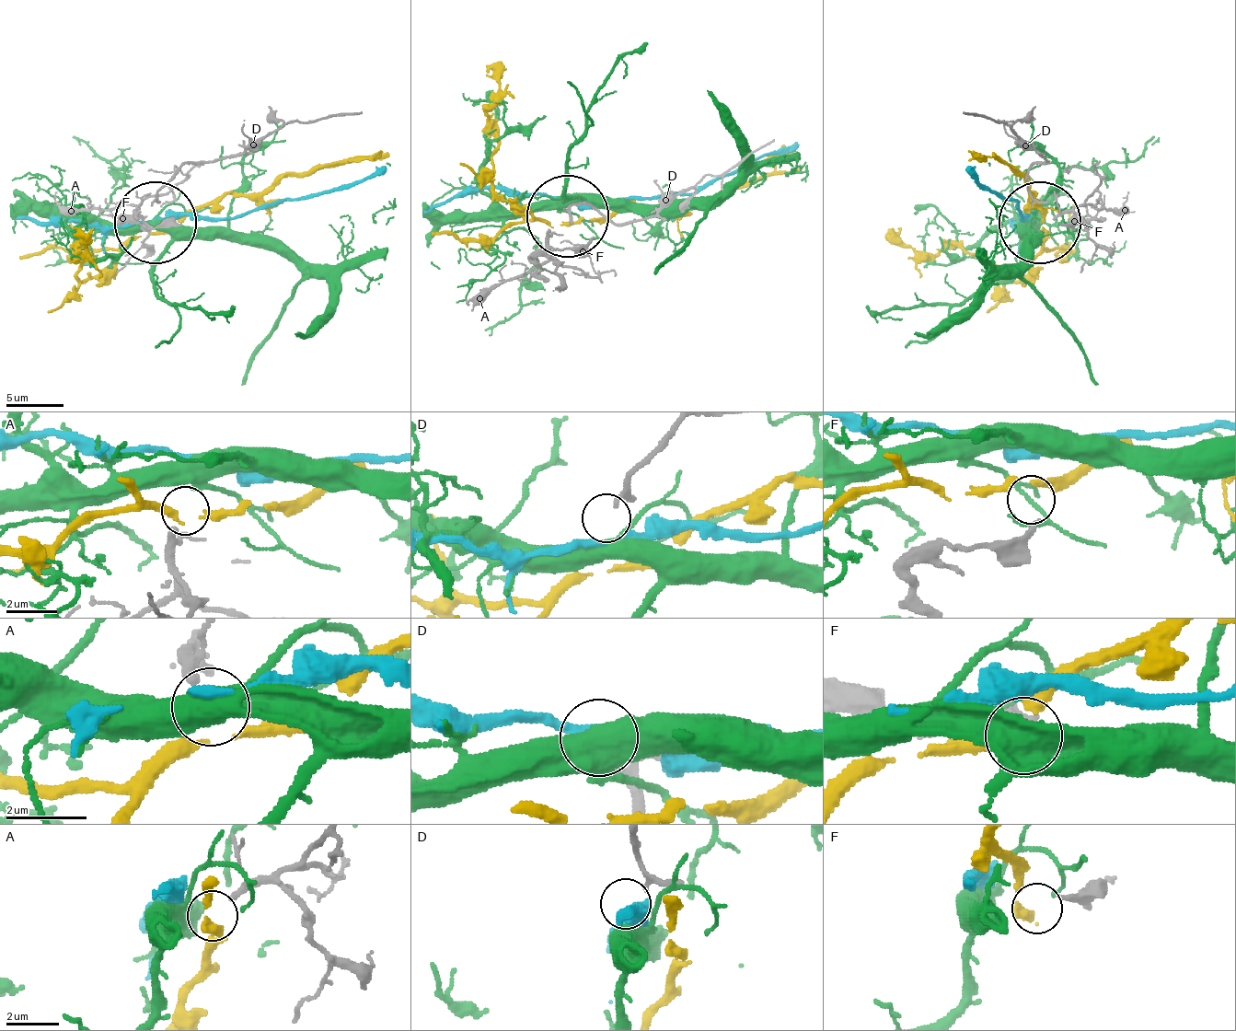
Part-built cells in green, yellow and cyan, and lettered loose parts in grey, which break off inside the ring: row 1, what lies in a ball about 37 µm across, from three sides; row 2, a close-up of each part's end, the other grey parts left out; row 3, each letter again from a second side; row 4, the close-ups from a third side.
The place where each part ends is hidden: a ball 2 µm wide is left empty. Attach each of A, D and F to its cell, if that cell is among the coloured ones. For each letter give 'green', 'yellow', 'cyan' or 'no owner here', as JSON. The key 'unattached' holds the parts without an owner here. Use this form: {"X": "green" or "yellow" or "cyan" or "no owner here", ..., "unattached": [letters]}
{"A": "green", "D": "no owner here", "F": "yellow", "unattached": ["D"]}

